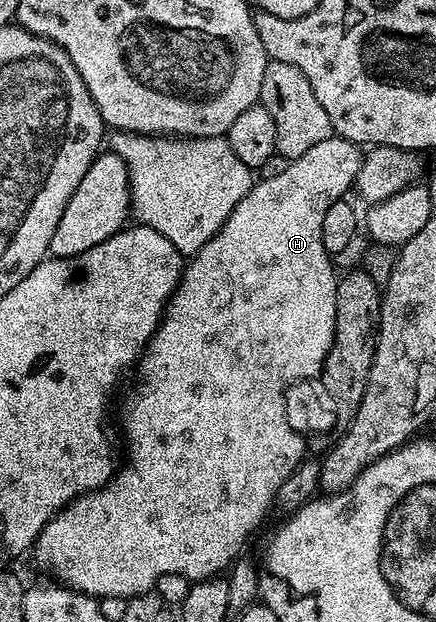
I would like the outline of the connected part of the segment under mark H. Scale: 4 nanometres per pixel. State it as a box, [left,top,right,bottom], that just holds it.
[32,137,363,601]

